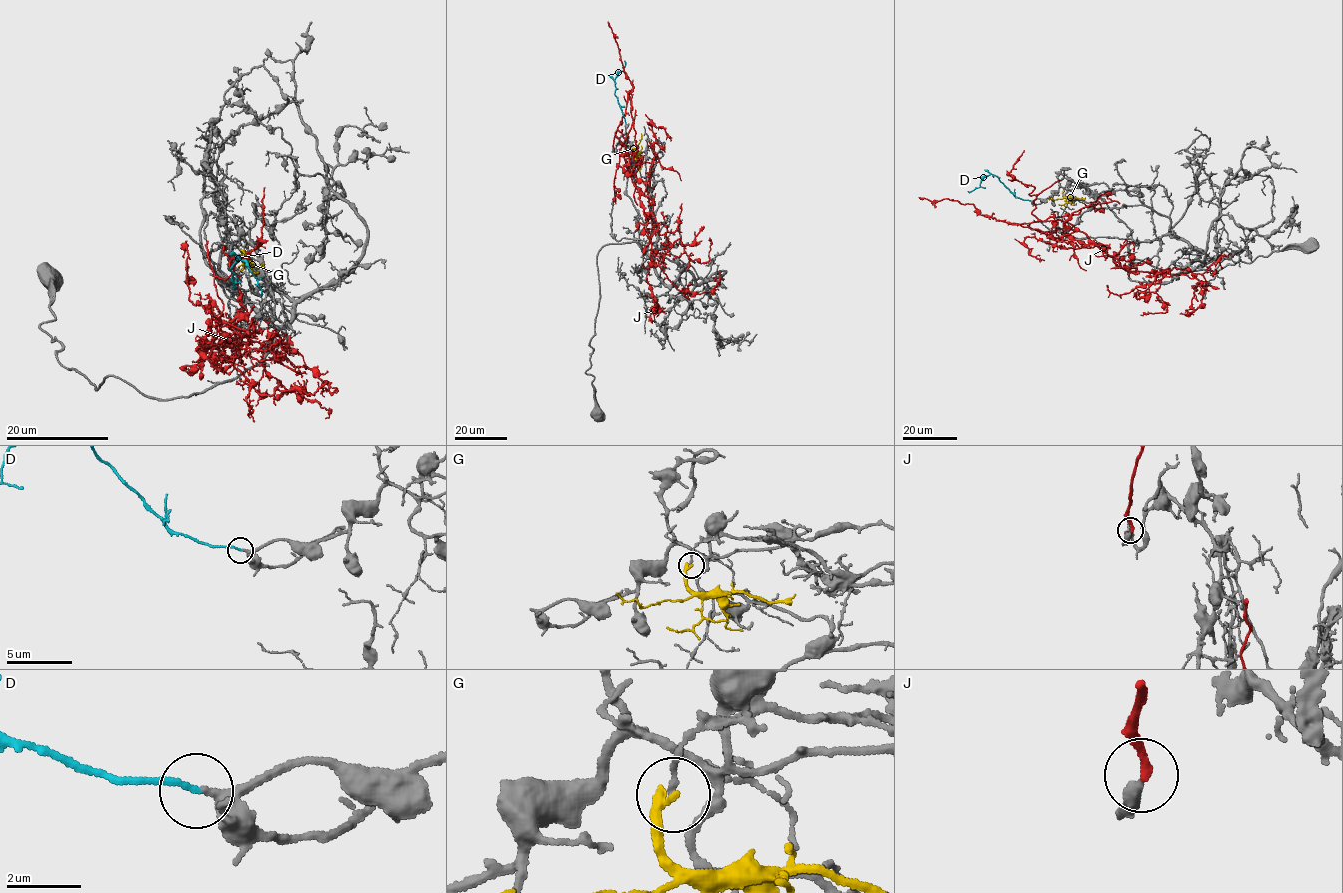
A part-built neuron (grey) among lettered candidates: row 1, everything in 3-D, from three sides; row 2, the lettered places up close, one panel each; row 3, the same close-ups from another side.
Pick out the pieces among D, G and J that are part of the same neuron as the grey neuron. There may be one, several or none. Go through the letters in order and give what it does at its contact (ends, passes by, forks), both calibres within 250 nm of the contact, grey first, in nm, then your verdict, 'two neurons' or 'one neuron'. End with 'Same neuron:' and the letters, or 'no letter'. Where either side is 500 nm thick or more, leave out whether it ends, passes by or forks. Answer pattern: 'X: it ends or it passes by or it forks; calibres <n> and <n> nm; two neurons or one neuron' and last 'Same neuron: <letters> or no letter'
D: it ends; calibres 260 and 180 nm; one neuron
G: it ends; calibres 140 and 280 nm; two neurons
J: it ends; calibres 340 and 240 nm; two neurons
Same neuron: D

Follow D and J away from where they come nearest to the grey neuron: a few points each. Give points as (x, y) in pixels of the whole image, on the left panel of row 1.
D: (234, 286), (230, 269), (236, 257), (256, 279), (261, 294)
J: (206, 241), (216, 371), (233, 363), (259, 393), (278, 381), (328, 417)

